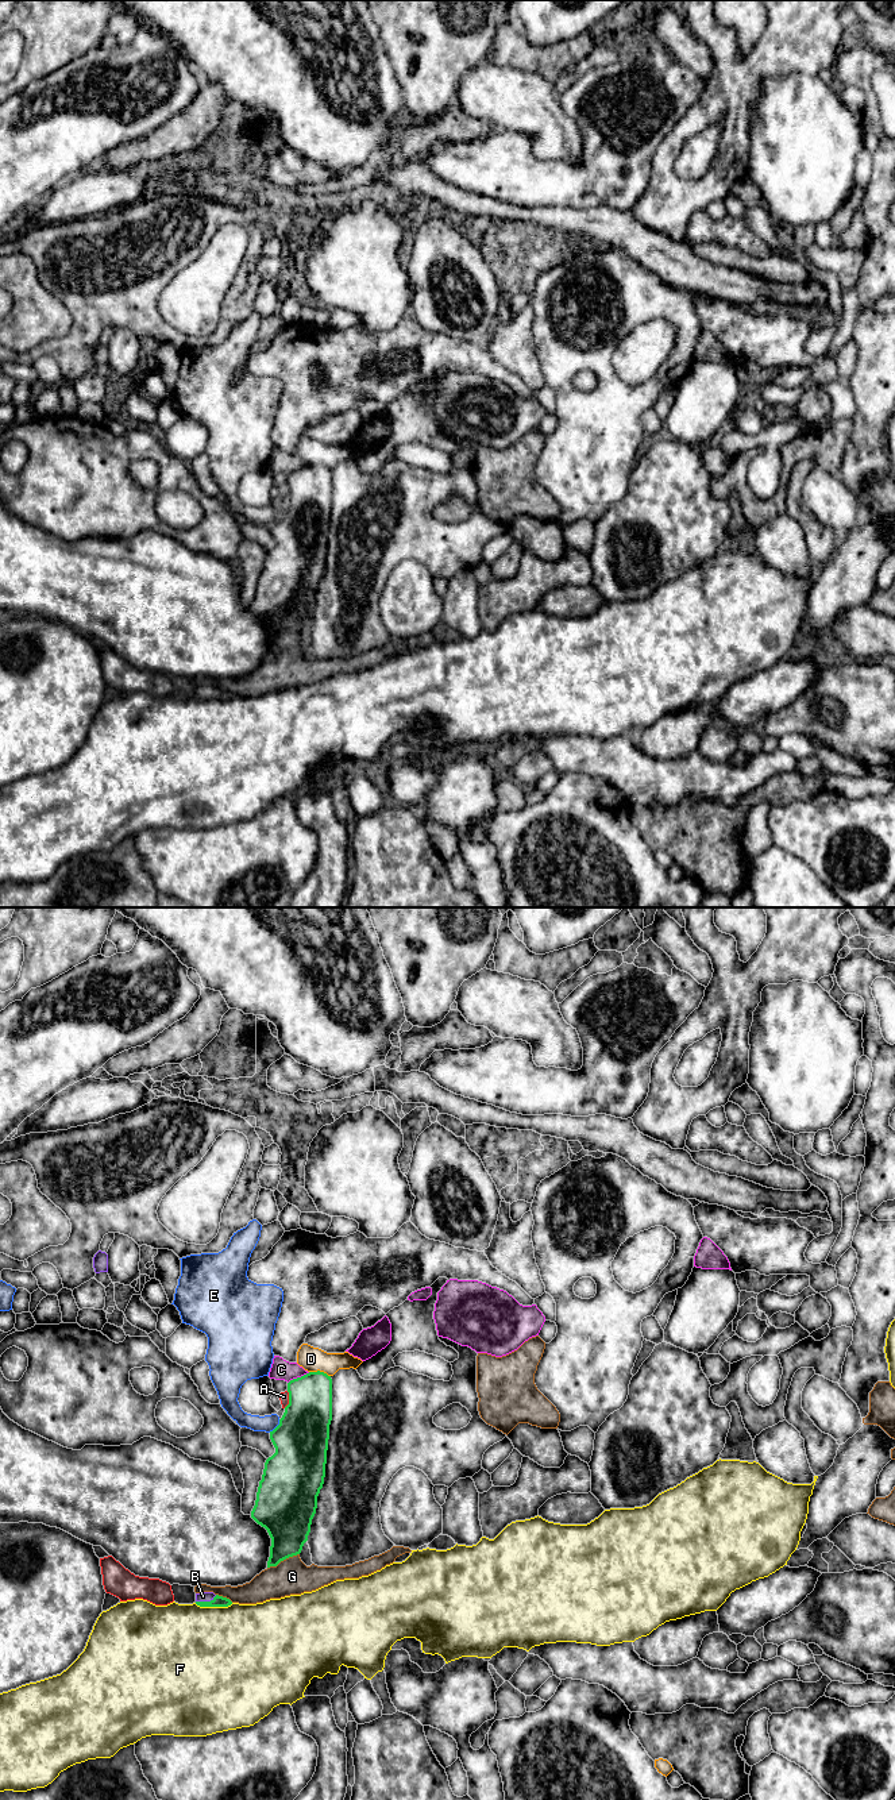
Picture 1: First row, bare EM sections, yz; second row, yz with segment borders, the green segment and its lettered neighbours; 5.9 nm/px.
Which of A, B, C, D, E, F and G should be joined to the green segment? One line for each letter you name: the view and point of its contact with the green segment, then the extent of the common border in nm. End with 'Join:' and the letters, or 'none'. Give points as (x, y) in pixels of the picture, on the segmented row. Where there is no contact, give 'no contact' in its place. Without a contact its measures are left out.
B: yz (205, 1602) | 130 nm
Join: B

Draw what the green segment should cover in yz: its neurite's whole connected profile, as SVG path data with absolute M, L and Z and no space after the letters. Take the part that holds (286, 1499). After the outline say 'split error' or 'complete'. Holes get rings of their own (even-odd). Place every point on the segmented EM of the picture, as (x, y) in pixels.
M309 1372L288 1383L289 1404L279 1419L279 1425L270 1431L275 1453L265 1462L259 1481L255 1506L251 1518L265 1527L271 1538L267 1568L277 1566L281 1561L301 1553L310 1533L312 1519L317 1508L317 1496L324 1484L329 1425L332 1421L332 1379L324 1372Z; complete

